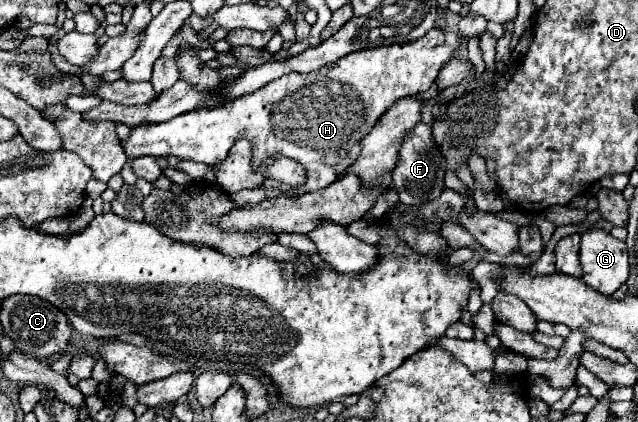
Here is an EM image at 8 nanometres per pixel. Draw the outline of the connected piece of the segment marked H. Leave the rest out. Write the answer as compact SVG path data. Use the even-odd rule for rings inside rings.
M432 28L422 36L422 40L414 40L412 44L392 44L392 46L380 46L364 52L350 52L348 56L340 58L338 62L324 66L310 74L298 74L292 72L288 76L282 76L258 92L250 92L240 96L238 100L226 102L216 108L198 108L186 114L180 114L168 122L160 124L138 124L130 128L130 134L126 140L122 140L124 154L134 160L140 156L176 156L176 158L188 158L202 164L218 164L228 156L228 150L232 144L240 138L246 138L252 144L254 162L252 166L264 168L266 160L272 158L272 154L282 154L286 158L292 158L300 162L306 170L306 182L300 184L300 188L284 190L288 196L304 194L310 190L320 190L332 184L334 180L344 176L344 170L352 160L358 156L360 148L356 146L358 140L374 126L378 116L382 116L396 98L414 96L424 90L428 90L440 72L440 68L458 52L462 44L462 38L458 32Z

